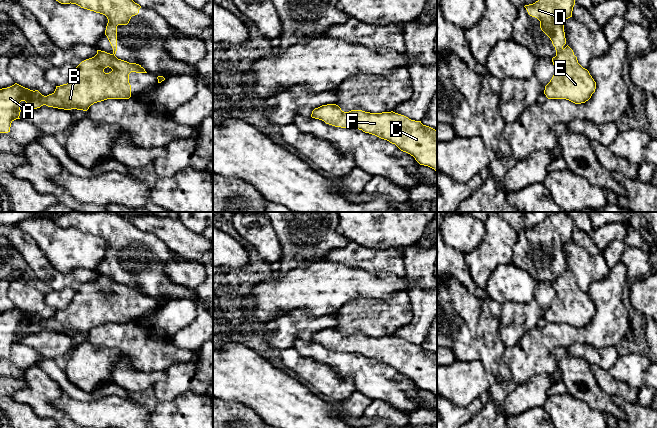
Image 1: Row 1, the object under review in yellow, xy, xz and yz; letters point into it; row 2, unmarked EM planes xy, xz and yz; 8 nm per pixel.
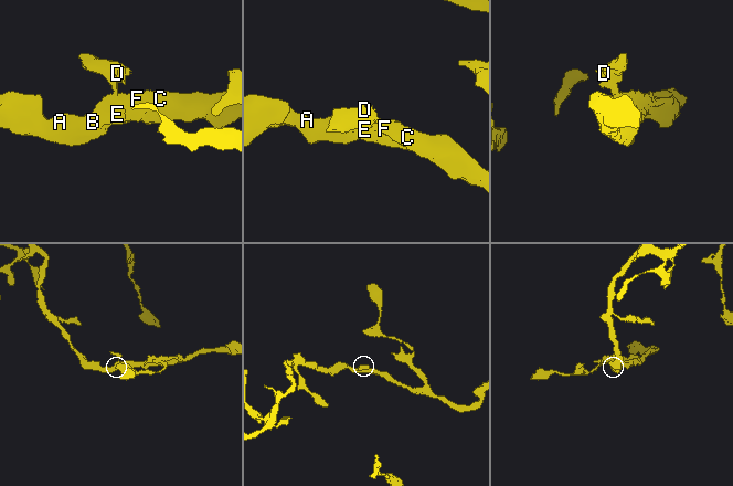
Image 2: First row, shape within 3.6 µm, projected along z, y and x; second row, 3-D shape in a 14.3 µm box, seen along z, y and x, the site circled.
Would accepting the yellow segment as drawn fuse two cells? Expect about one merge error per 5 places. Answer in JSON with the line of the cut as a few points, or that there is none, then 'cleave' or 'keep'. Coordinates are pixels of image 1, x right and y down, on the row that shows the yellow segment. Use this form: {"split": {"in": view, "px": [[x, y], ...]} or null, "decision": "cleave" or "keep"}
{"split": {"in": "yz", "px": [[562, 48], [556, 55]]}, "decision": "cleave"}

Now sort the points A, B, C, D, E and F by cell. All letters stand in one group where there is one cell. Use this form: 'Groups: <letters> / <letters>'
Groups: A B C E F / D

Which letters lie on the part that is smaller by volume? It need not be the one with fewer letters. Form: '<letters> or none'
D

